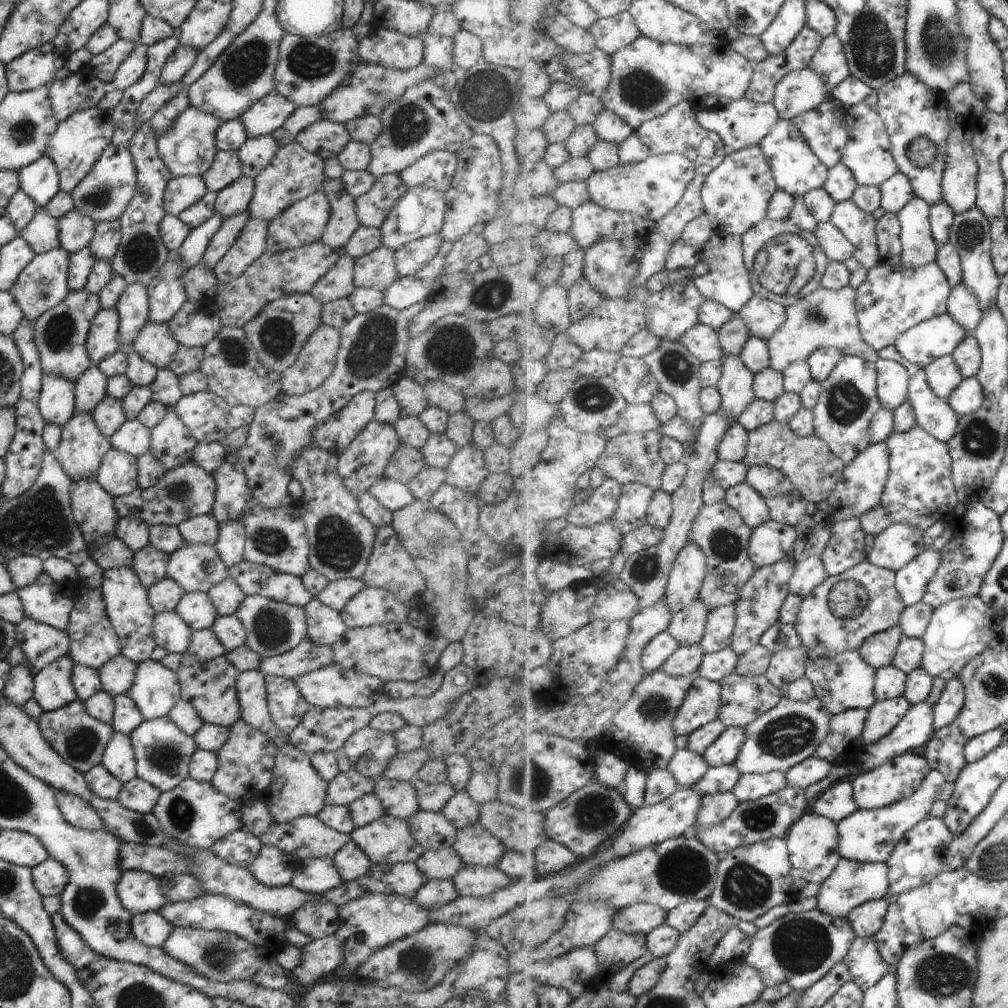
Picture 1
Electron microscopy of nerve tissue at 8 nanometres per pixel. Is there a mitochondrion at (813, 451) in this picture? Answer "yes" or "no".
no

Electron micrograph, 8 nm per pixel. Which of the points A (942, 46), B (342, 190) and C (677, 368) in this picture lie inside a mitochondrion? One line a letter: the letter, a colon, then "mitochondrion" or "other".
A: mitochondrion
B: other
C: mitochondrion

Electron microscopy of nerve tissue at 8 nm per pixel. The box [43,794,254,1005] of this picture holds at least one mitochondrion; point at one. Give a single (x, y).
(87, 901)

